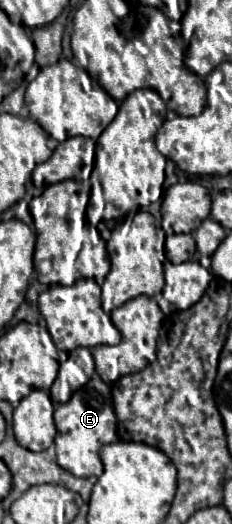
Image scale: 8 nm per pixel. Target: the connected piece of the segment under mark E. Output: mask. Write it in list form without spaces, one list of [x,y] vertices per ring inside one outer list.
[[[94,375],[84,387],[80,387],[68,403],[62,403],[54,411],[54,423],[58,429],[56,435],[56,461],[62,469],[70,471],[74,477],[100,477],[102,475],[102,461],[100,461],[100,447],[118,441],[116,435],[116,415],[112,409],[112,395],[110,387]]]

